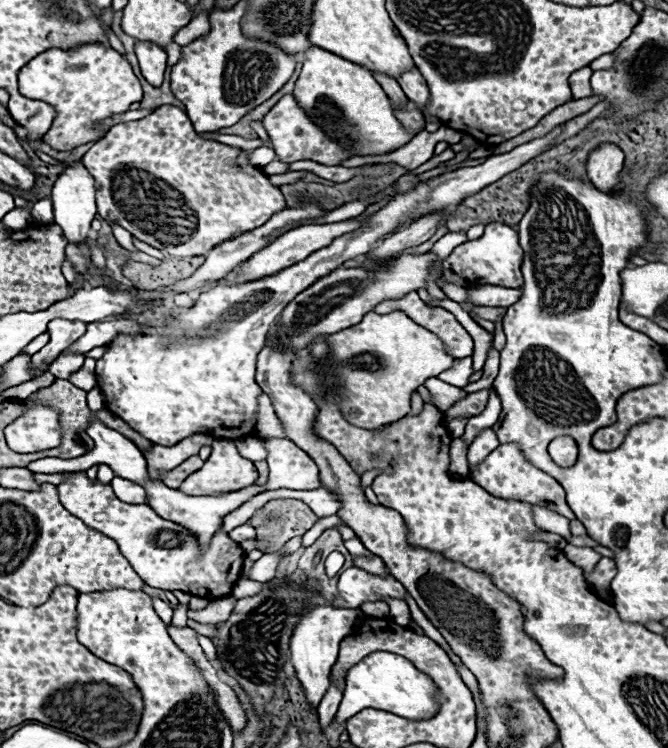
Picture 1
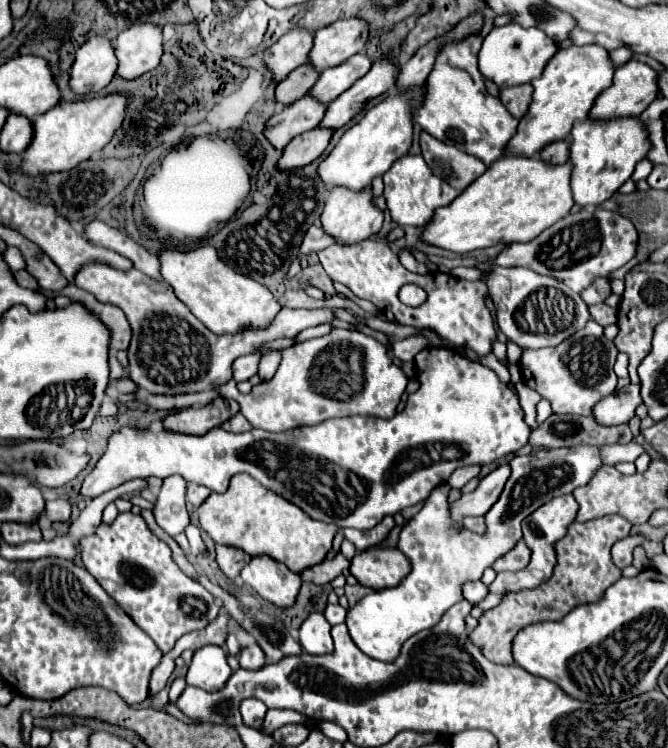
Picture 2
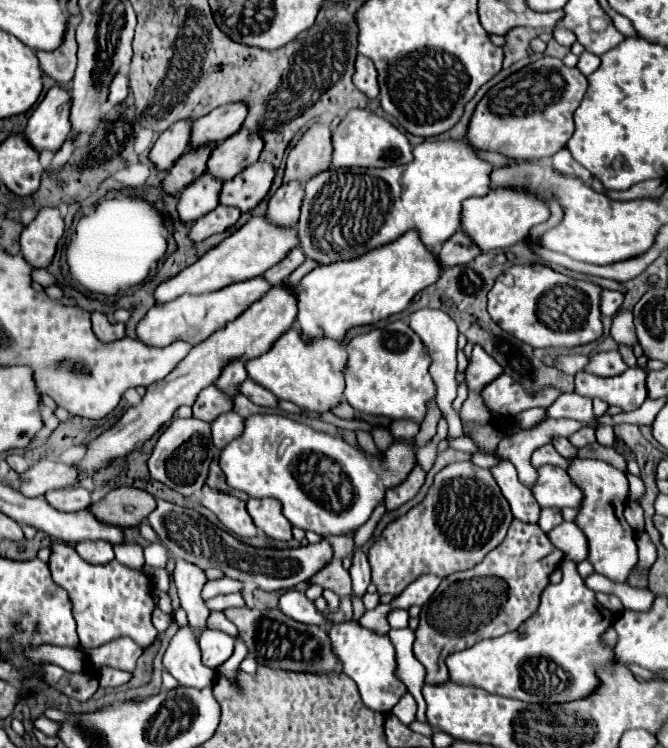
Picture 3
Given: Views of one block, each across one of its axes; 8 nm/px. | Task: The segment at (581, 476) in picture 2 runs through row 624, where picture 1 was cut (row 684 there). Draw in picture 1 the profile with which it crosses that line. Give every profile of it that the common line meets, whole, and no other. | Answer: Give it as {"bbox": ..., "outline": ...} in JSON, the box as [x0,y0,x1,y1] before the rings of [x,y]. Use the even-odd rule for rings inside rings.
{"bbox":[336,652,438,724],"outline":[[[374,652],[348,670],[346,692],[336,712],[336,722],[342,724],[348,718],[352,718],[352,714],[358,714],[364,708],[386,710],[408,720],[424,720],[438,710],[434,694],[436,694],[436,684],[426,674],[416,670],[412,662],[408,662],[404,656],[390,652]]]}

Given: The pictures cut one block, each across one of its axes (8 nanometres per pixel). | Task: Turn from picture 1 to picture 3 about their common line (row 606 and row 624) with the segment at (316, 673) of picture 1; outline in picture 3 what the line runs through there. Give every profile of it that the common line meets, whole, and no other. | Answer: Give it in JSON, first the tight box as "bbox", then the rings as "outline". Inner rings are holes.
{"bbox":[280,590,334,626],"outline":[[[288,590],[286,594],[282,594],[280,598],[280,610],[298,620],[298,622],[304,622],[304,624],[316,624],[316,626],[332,626],[334,622],[326,616],[326,614],[320,614],[314,606],[314,602],[310,602],[302,592],[298,590]]]}

